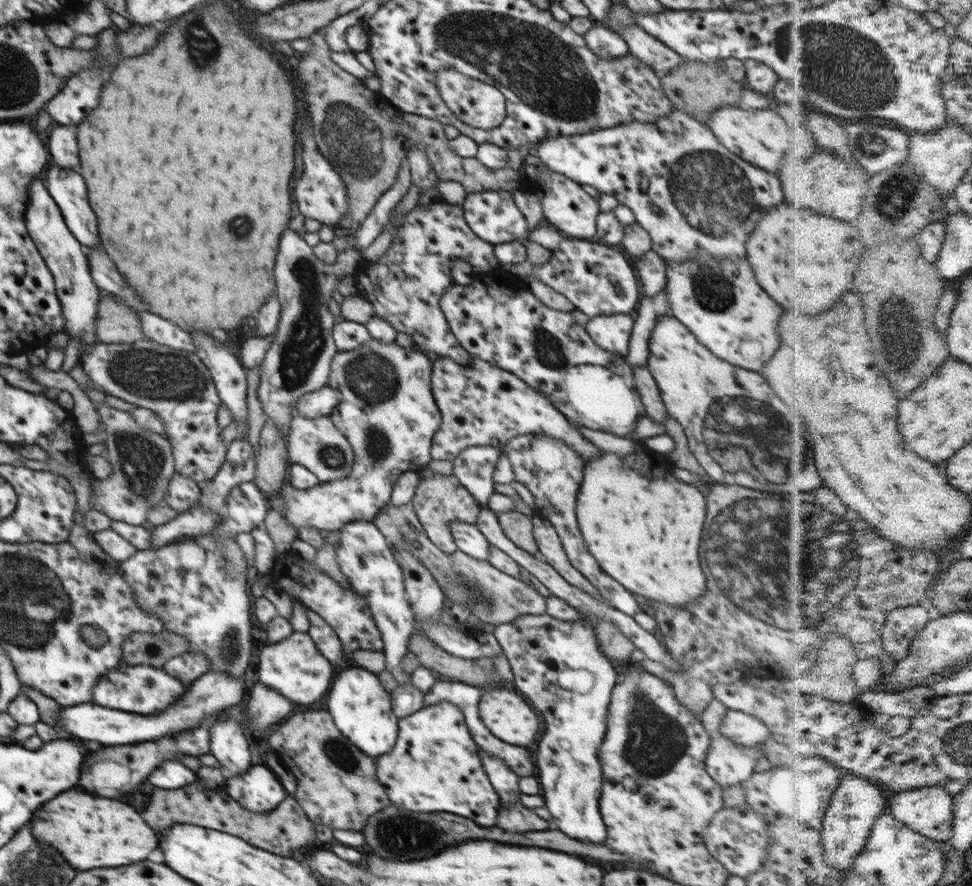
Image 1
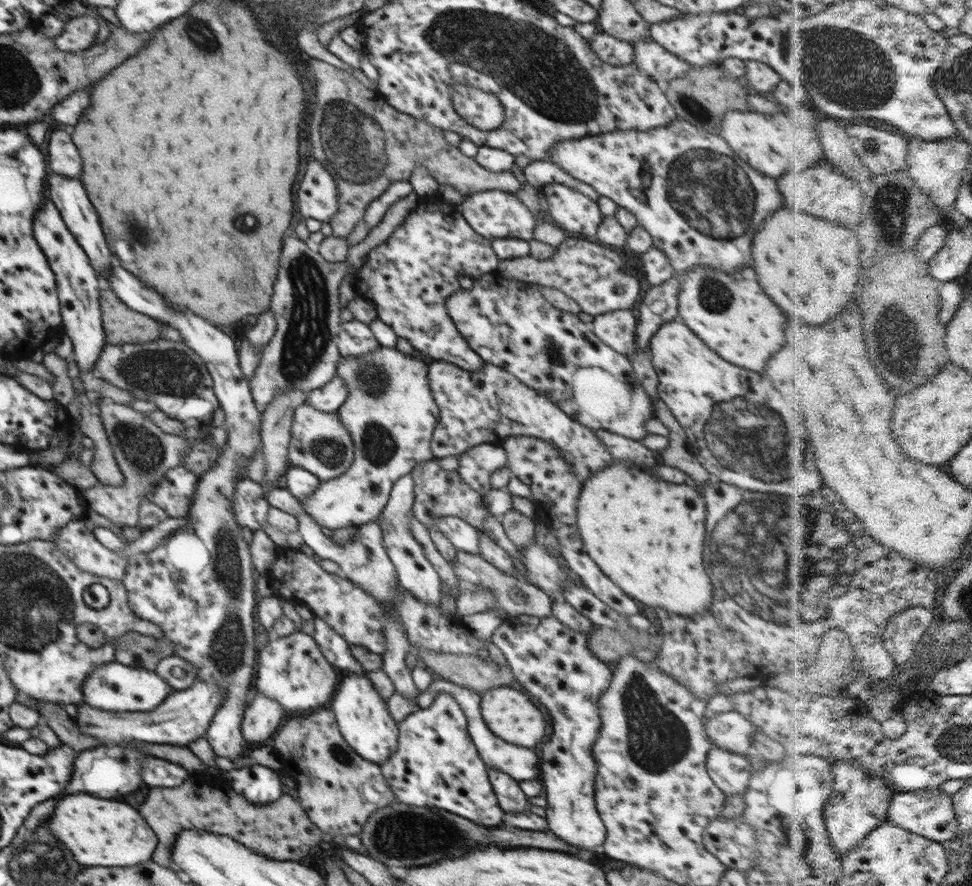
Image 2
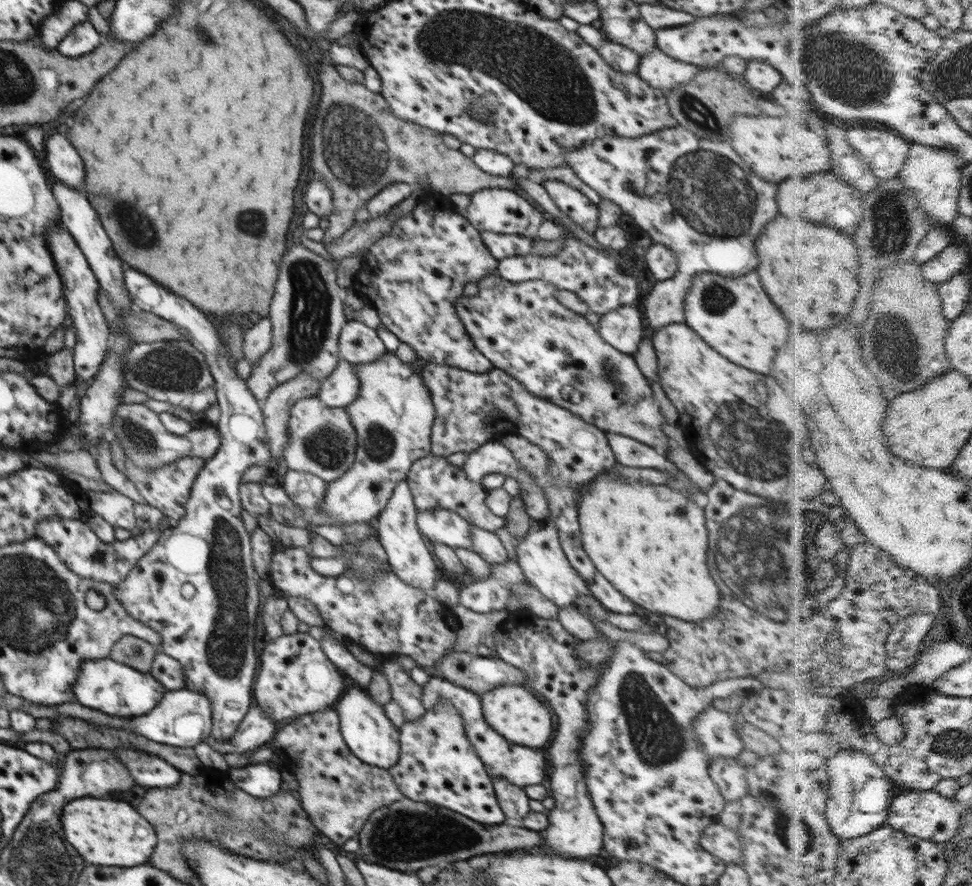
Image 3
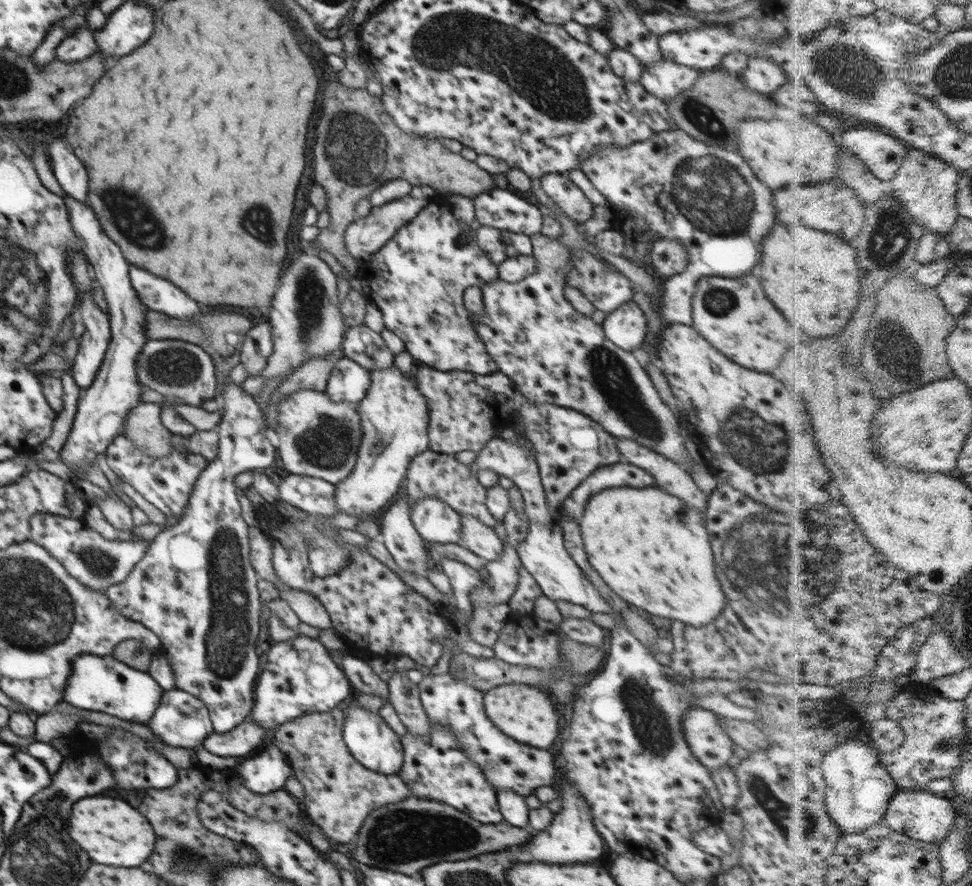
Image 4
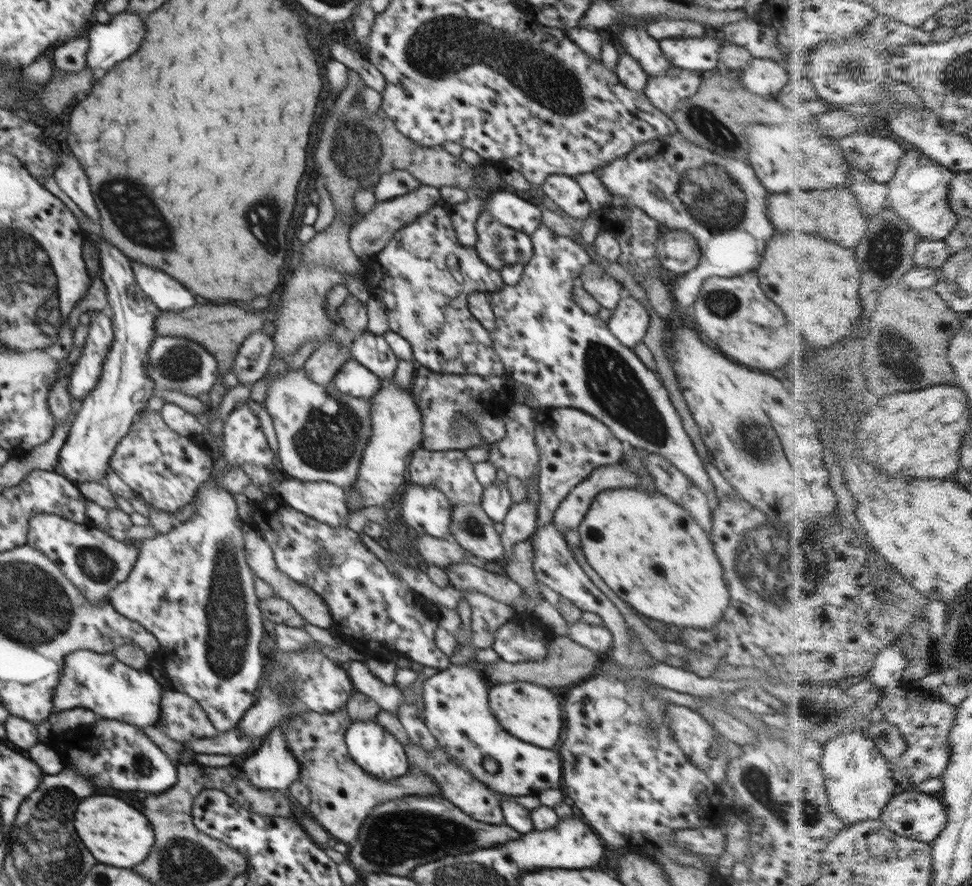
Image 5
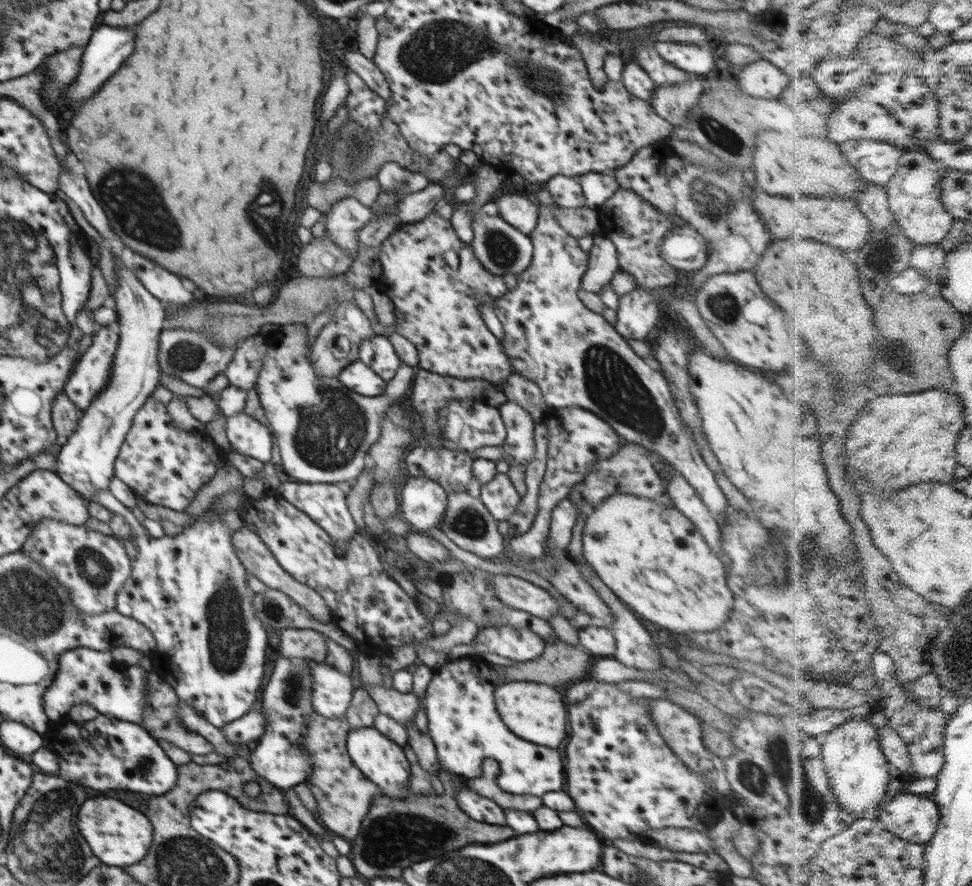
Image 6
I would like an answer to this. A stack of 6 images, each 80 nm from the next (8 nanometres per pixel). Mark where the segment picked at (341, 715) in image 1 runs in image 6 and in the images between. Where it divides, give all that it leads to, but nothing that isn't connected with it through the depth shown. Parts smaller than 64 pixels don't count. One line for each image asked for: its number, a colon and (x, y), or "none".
2: (364, 720)
3: (370, 735)
4: (370, 740)
5: (375, 750)
6: (381, 760)

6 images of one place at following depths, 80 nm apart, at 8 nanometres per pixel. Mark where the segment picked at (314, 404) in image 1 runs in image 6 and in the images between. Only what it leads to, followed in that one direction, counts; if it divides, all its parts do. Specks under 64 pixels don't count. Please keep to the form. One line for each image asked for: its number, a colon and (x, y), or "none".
2: (328, 398)
3: (340, 388)
4: (349, 381)
5: (353, 379)
6: (358, 376)

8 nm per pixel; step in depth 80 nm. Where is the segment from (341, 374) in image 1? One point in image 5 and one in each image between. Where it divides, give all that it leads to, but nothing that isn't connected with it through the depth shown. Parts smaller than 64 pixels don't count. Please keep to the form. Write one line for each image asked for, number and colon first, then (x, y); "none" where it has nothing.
2: (390, 413)
3: (393, 414)
4: (394, 415)
5: (397, 426)

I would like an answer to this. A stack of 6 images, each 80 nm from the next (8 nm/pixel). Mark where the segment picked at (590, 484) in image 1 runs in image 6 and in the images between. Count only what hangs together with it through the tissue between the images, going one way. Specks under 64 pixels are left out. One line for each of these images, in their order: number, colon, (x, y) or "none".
2: (647, 535)
3: (651, 542)
4: (652, 549)
5: (651, 552)
6: (652, 556)

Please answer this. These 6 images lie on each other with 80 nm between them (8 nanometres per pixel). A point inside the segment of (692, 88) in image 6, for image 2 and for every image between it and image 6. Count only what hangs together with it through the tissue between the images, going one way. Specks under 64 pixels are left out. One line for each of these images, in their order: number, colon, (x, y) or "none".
2: (651, 58)
3: (658, 70)
4: (665, 79)
5: (666, 93)

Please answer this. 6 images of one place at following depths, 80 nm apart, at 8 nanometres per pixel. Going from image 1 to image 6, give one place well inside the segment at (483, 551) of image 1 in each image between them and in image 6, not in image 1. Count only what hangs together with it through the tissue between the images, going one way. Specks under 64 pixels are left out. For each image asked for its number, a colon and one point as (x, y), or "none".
2: (464, 536)
3: (444, 526)
4: (436, 522)
5: (425, 510)
6: (424, 501)

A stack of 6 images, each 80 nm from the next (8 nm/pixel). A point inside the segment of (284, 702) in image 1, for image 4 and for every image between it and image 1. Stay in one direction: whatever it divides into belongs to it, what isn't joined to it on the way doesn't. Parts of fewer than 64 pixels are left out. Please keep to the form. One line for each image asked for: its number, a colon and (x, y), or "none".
2: (263, 717)
3: (257, 728)
4: (247, 736)

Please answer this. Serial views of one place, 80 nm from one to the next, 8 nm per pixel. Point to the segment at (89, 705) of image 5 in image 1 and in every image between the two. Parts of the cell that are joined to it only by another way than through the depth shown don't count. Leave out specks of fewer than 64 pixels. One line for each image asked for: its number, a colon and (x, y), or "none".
1: (140, 689)
2: (115, 687)
3: (103, 684)
4: (103, 684)

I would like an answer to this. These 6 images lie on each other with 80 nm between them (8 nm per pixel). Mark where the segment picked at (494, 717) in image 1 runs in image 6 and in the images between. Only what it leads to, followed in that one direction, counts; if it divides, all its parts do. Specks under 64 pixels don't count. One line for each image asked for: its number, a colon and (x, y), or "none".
2: (509, 713)
3: (518, 714)
4: (527, 714)
5: (528, 711)
6: (534, 711)

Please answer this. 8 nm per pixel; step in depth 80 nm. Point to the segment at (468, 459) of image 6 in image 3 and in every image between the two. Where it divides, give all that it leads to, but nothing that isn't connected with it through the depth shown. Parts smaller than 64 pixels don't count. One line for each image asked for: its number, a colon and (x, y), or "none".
3: (434, 483)
4: (430, 474)
5: (450, 471)

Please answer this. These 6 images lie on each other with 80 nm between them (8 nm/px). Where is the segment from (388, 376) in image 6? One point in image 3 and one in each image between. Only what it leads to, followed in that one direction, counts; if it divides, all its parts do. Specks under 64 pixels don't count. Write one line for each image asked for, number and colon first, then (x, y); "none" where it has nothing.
3: (359, 344)
4: (362, 345)
5: (372, 351)

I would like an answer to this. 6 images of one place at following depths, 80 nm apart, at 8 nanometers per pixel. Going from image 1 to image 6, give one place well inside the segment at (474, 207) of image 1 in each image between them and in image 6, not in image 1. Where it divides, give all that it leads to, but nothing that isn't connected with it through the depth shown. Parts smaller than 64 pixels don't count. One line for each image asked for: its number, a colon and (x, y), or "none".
2: (494, 214)
3: (503, 211)
4: (500, 207)
5: (508, 208)
6: (519, 212)

